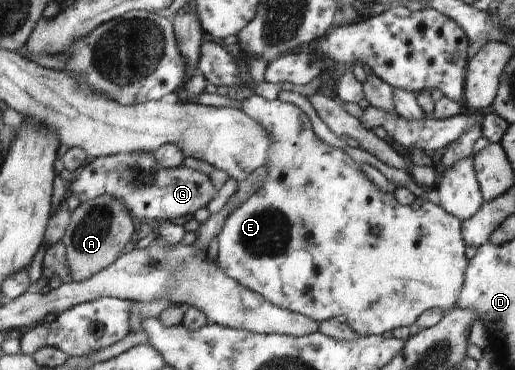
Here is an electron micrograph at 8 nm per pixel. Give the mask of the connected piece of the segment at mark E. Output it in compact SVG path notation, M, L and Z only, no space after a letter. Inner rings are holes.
M255 94L241 101L241 110L267 130L267 134L271 138L271 147L270 150L267 150L265 178L263 178L259 190L229 214L221 232L217 235L219 245L216 257L217 264L225 274L238 280L247 287L247 290L262 294L263 298L266 298L267 302L271 302L273 306L303 314L303 316L316 320L320 324L329 319L345 316L346 323L351 327L351 330L357 332L361 337L385 335L385 332L391 332L395 328L409 327L426 310L432 308L443 310L449 306L449 310L451 310L453 306L457 306L459 293L462 292L461 284L465 284L466 268L469 261L465 255L463 238L461 238L462 222L459 222L459 218L455 218L443 210L441 205L435 205L428 200L425 200L418 210L412 210L409 205L399 204L394 192L379 190L379 187L375 186L370 178L367 178L361 165L355 162L353 157L347 155L341 148L329 145L319 139L311 128L307 114L292 103L286 103L279 99L270 101ZM374 228L379 228L379 234L373 233Z

